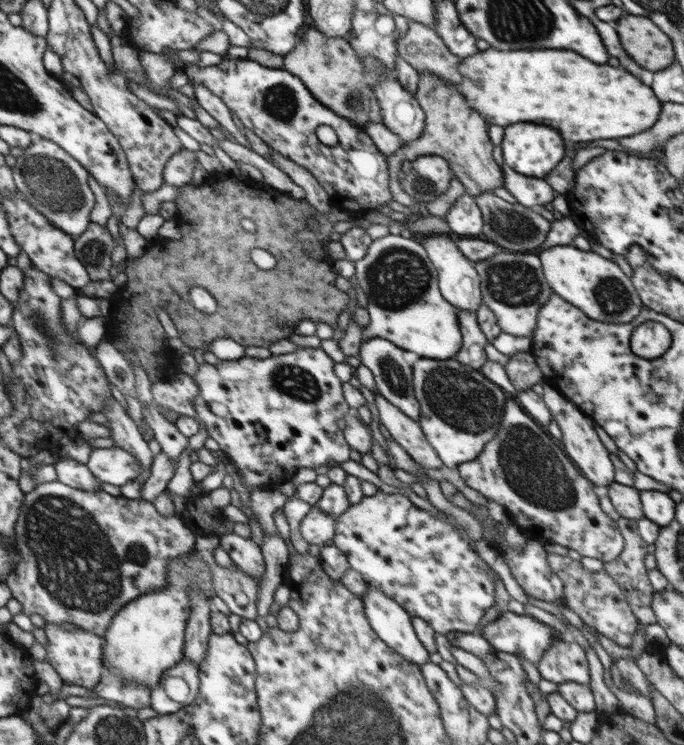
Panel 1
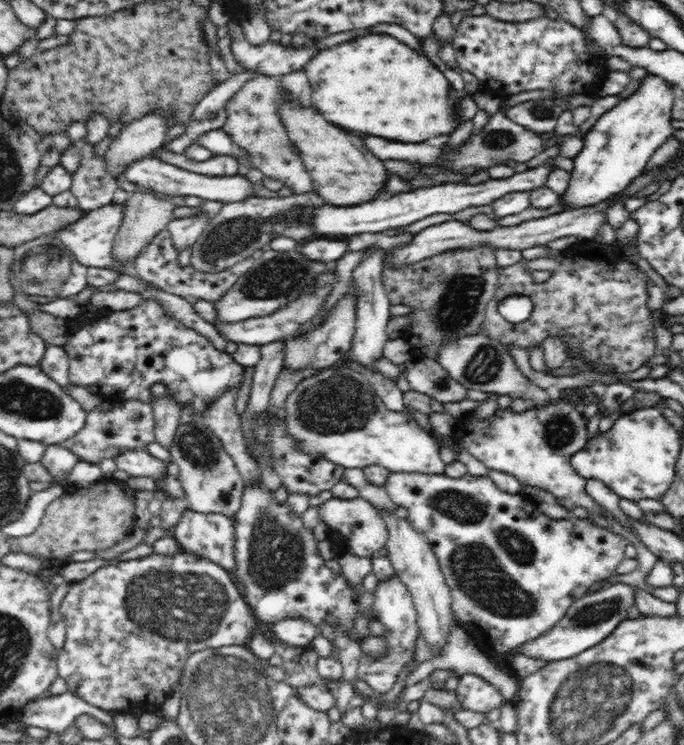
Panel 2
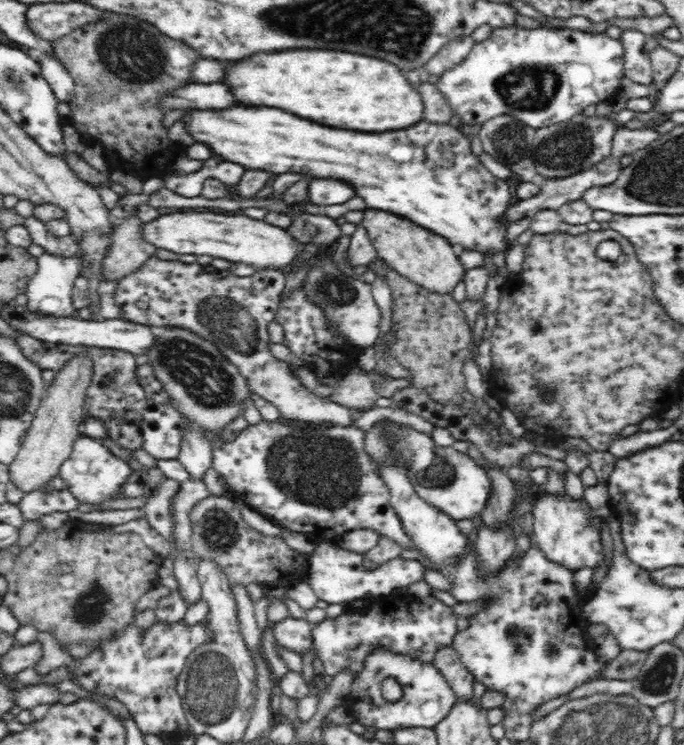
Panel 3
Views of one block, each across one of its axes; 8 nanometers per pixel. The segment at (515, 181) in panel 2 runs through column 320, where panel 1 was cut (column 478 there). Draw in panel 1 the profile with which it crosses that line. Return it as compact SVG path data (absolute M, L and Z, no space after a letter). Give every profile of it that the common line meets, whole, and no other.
M466 192L454 201L454 205L444 218L450 227L451 235L454 237L477 238L480 237L484 227L482 214L476 204L475 197Z

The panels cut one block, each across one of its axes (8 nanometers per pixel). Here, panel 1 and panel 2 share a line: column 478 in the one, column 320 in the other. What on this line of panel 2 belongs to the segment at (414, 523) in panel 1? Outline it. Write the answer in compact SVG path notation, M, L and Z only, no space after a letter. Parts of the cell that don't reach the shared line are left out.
M256 480L248 486L244 485L240 510L231 519L236 531L234 556L237 570L234 572L234 580L240 586L255 618L269 624L285 619L304 619L314 624L317 629L320 629L322 622L325 622L334 630L343 630L352 641L358 642L370 636L368 626L377 620L374 608L358 609L358 600L360 600L358 589L346 583L347 578L344 574L337 576L325 566L326 561L316 548L318 541L313 531L303 527L300 514L293 514L287 503L278 505L271 494L264 489L262 480Z

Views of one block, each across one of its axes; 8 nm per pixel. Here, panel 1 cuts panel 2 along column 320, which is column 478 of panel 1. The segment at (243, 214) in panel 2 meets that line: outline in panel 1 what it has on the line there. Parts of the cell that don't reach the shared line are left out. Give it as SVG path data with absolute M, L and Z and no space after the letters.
M484 193L475 197L477 206L480 208L482 214L482 222L484 227L482 229L481 238L486 241L495 242L505 252L533 252L538 251L538 248L546 240L547 234L551 229L551 223L538 214L538 210L535 208L528 208L521 206L519 203L510 204L506 200L492 193Z

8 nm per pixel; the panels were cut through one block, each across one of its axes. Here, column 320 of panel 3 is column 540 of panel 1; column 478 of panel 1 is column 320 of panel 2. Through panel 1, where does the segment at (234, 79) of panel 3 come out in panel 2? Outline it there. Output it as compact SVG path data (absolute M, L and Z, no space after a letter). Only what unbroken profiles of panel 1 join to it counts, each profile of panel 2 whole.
M370 34L320 50L302 70L310 78L312 107L340 128L398 142L424 142L440 134L450 136L460 124L444 74L394 36Z

